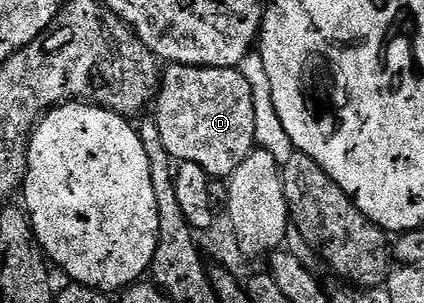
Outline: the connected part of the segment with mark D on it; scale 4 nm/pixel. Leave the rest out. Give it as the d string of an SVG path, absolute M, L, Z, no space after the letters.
M185 63L165 66L154 100L154 118L162 133L166 153L180 163L202 165L213 180L227 180L257 146L255 137L254 97L246 78L234 67L188 67Z

